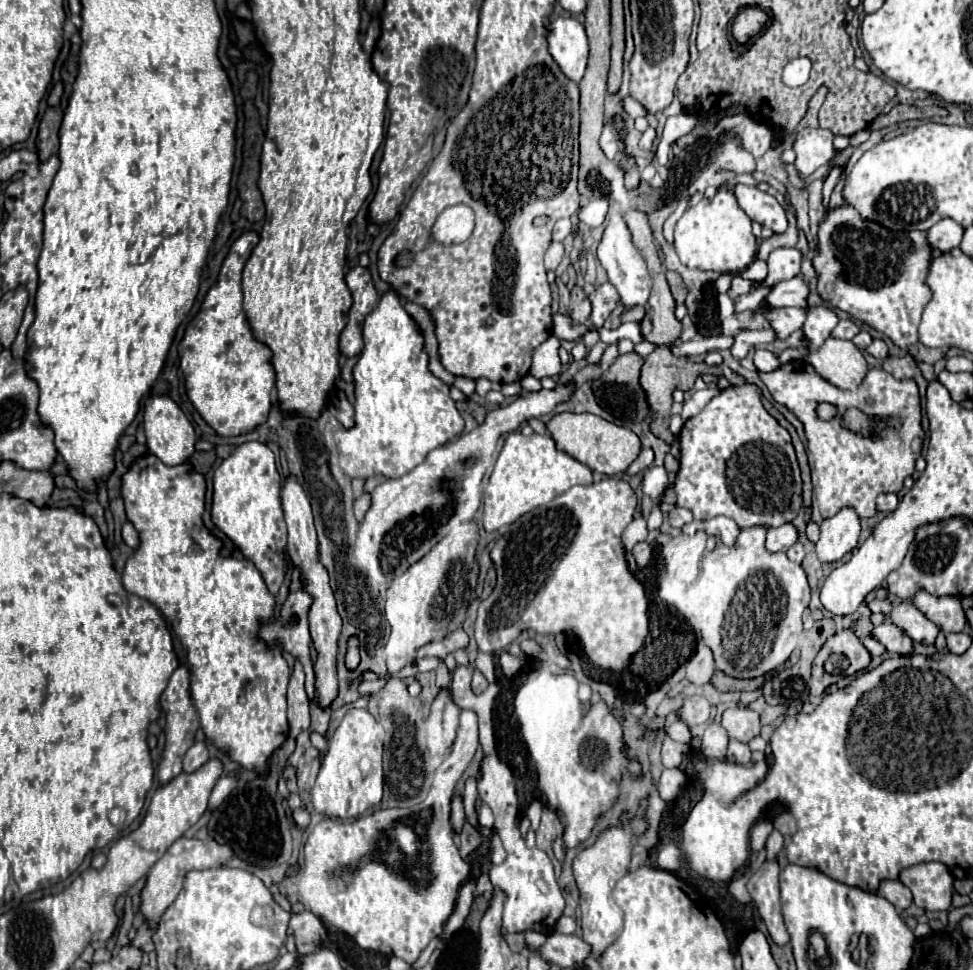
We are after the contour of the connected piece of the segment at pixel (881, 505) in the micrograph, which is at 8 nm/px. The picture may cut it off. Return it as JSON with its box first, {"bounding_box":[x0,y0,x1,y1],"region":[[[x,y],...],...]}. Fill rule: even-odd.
{"bounding_box":[876,493,899,512],"region":[[[882,493],[876,499],[876,509],[878,512],[892,512],[899,504],[899,499],[894,493]],[[886,497],[886,501],[882,501]],[[890,497],[890,501],[888,501]]]}

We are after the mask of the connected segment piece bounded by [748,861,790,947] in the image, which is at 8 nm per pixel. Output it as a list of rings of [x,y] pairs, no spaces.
[[[766,861],[748,881],[748,891],[752,901],[766,923],[766,929],[772,941],[780,947],[790,943],[790,935],[784,927],[784,919],[780,913],[780,887],[778,887],[778,873],[780,867],[776,861]]]

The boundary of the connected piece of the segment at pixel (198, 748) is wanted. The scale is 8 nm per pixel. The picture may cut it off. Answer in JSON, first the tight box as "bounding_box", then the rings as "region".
{"bounding_box":[184,743,208,773],"region":[[[194,743],[186,755],[184,755],[184,771],[194,773],[208,761],[208,749],[206,743]]]}

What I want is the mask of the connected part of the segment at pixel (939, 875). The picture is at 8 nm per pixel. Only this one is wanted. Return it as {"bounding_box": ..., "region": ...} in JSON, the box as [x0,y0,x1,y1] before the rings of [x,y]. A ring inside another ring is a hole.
{"bounding_box":[900,863,954,911],"region":[[[918,863],[900,873],[900,881],[912,891],[914,903],[924,911],[944,911],[952,903],[954,877],[944,863]]]}

